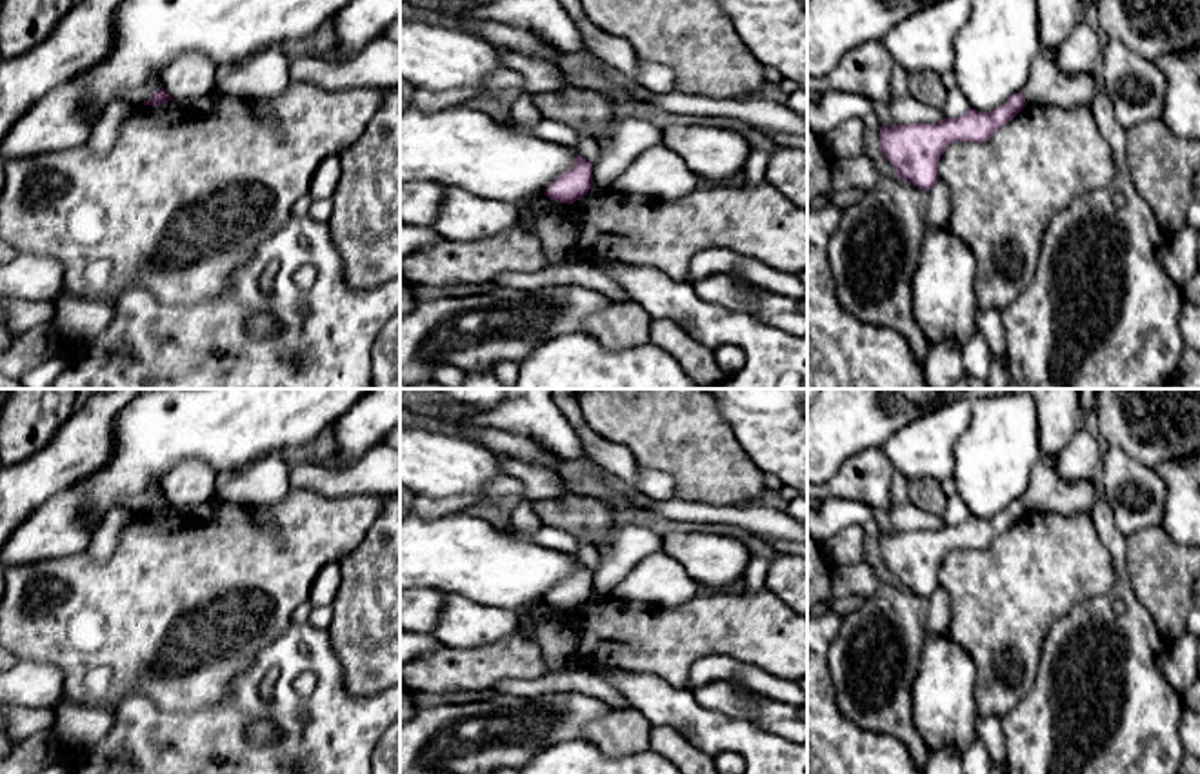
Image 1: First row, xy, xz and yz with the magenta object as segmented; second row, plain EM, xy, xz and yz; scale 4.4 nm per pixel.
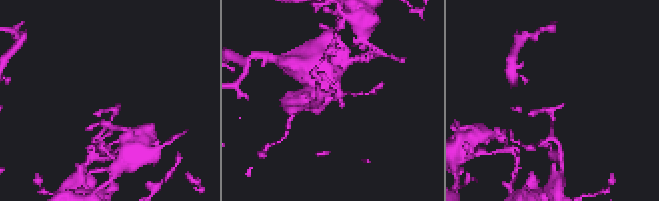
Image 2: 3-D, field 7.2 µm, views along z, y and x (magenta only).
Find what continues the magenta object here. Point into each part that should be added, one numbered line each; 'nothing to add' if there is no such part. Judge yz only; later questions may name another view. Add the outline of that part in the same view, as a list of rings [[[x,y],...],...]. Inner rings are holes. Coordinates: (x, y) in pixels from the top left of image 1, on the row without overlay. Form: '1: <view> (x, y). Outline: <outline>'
nothing to add

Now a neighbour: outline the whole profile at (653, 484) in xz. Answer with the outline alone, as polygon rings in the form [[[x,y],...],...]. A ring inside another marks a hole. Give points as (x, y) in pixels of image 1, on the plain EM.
[[[638,467],[638,489],[655,501],[665,501],[676,498],[675,478],[656,469]]]

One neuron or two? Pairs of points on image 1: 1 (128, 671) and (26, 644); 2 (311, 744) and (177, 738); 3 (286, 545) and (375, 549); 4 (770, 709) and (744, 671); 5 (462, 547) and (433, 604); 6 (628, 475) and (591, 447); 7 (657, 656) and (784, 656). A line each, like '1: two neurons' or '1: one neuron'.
1: one neuron
2: one neuron
3: two neurons
4: two neurons
5: two neurons
6: one neuron
7: one neuron

